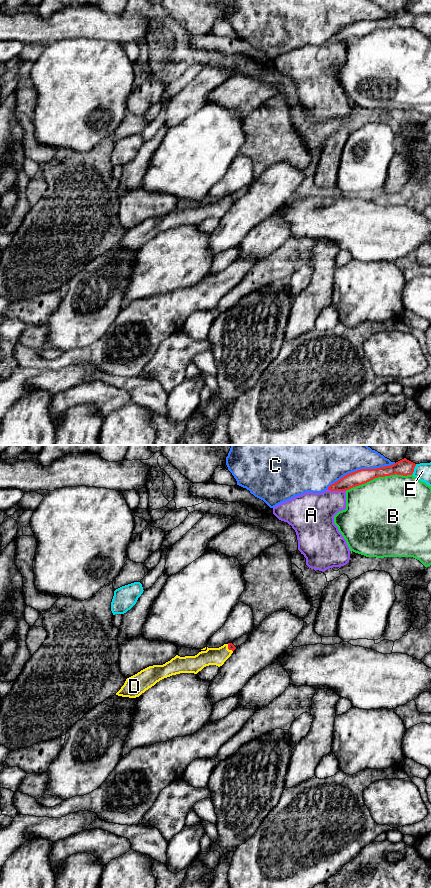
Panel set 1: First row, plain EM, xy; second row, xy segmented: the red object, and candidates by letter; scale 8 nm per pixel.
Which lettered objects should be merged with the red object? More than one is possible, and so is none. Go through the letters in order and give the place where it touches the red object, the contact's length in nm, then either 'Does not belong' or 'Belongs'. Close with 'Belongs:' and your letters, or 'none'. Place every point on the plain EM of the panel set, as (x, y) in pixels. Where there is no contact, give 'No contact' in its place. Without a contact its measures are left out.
A: Touches red at xy (336, 42). Shared border 150 nm. Does not belong
B: Touches red at xy (378, 28). Shared border 550 nm. Does not belong
C: Touches red at xy (361, 21). Shared border 600 nm. Does not belong
D: Touches red at xy (228, 200). Shared border 80 nm. Belongs
E: Touches red at xy (413, 21). Shared border 100 nm. Does not belong
Belongs: D

